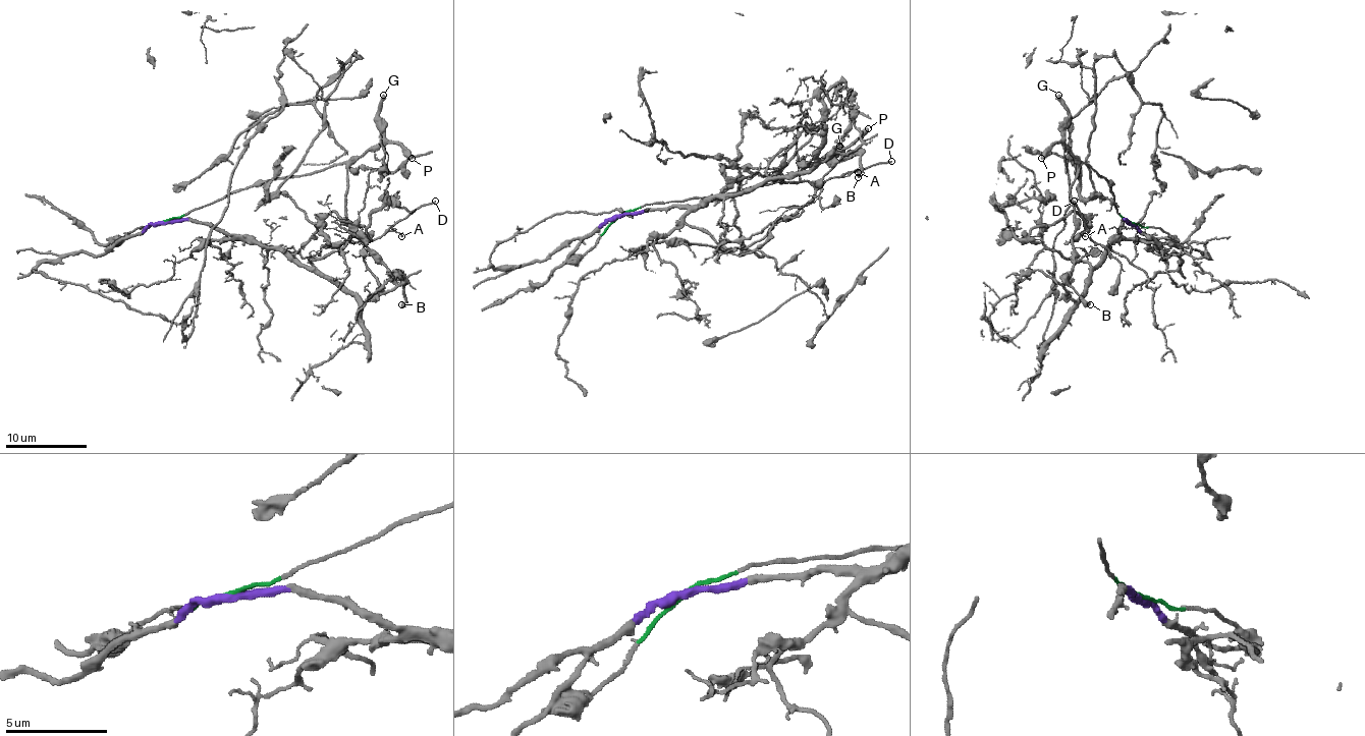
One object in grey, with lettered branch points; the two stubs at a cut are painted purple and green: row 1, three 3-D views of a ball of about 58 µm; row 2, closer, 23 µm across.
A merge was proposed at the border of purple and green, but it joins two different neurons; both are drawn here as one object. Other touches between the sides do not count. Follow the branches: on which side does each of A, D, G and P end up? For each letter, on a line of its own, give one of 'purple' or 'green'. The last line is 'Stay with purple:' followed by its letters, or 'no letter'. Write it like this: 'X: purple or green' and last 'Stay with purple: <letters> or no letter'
A: green
D: green
G: green
P: green
Stay with purple: no letter

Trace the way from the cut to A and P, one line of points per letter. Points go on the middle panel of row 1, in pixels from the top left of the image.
A: (619, 216), (647, 204), (773, 184), (802, 170), (804, 158), (821, 160), (829, 168), (823, 182), (858, 172)
P: (619, 216), (647, 204), (679, 202), (688, 197), (718, 197), (722, 193), (773, 184), (843, 150), (868, 129)

